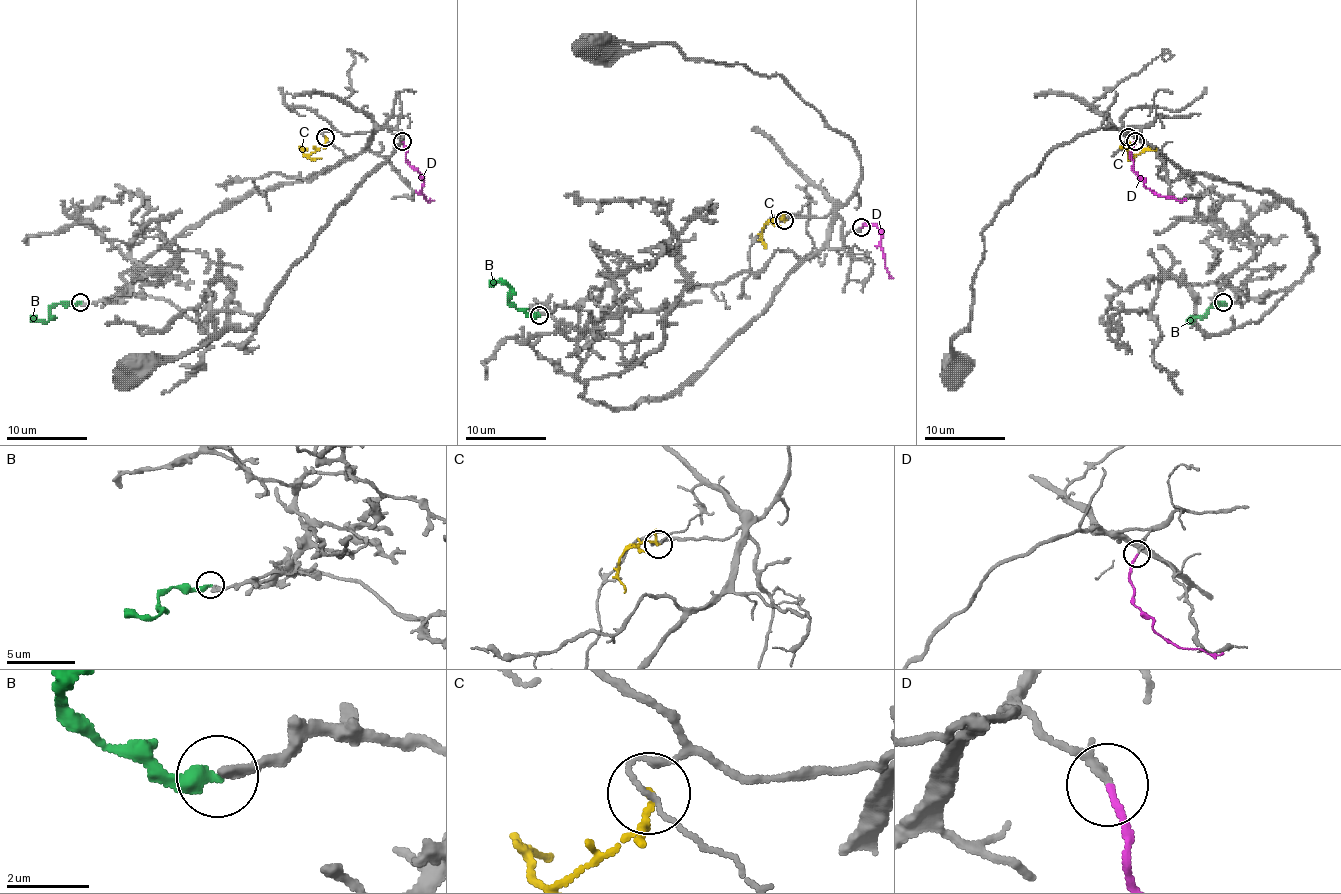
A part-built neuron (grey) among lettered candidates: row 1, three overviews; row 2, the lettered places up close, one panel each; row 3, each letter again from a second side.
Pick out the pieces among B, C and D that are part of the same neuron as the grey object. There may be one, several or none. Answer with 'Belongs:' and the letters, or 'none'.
Belongs: D

